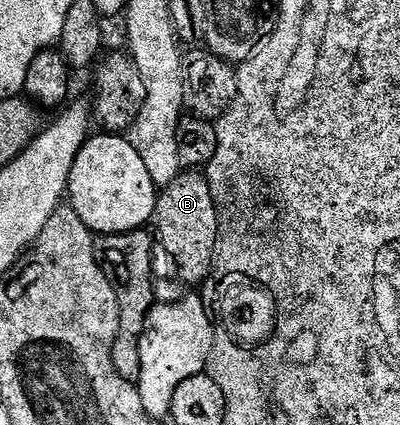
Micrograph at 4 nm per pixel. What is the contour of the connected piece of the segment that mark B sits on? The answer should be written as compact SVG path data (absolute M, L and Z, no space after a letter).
M182 171L177 178L160 190L157 206L153 212L152 224L155 228L155 237L167 252L173 256L174 266L180 270L184 265L201 265L201 261L213 260L213 252L219 246L219 226L217 223L217 208L211 195L208 176L201 171Z

